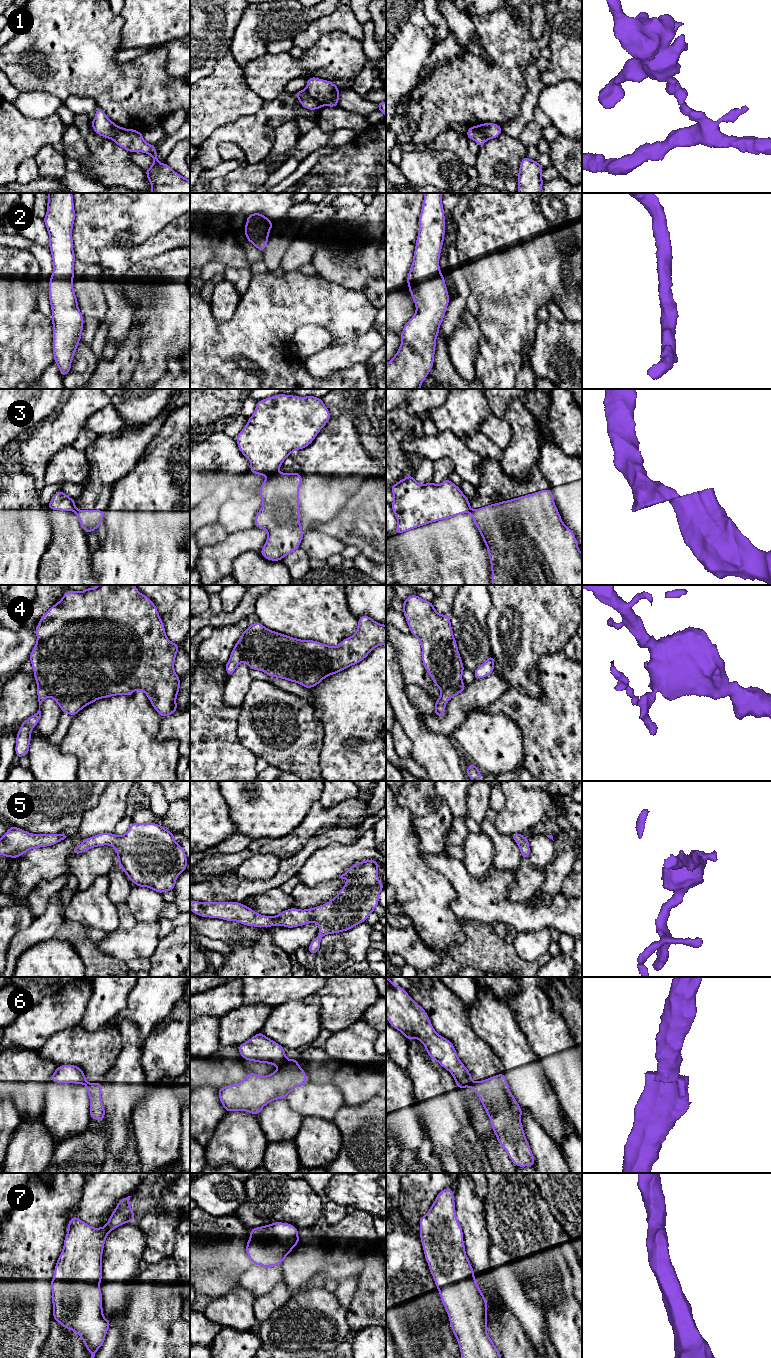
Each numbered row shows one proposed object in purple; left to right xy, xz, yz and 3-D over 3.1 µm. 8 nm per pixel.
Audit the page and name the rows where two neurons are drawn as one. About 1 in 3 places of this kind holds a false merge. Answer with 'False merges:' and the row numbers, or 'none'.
False merges: 1, 3, 4, 6

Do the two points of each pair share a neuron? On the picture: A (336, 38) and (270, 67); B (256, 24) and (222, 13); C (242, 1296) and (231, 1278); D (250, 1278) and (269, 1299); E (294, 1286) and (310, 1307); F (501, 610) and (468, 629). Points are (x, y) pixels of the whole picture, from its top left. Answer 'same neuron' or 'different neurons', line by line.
A: same neuron
B: different neurons
C: different neurons
D: different neurons
E: different neurons
F: different neurons

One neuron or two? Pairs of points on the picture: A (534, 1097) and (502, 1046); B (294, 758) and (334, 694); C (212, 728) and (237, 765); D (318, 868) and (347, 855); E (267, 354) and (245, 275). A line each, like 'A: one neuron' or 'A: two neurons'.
A: one neuron
B: two neurons
C: one neuron
D: one neuron
E: two neurons

